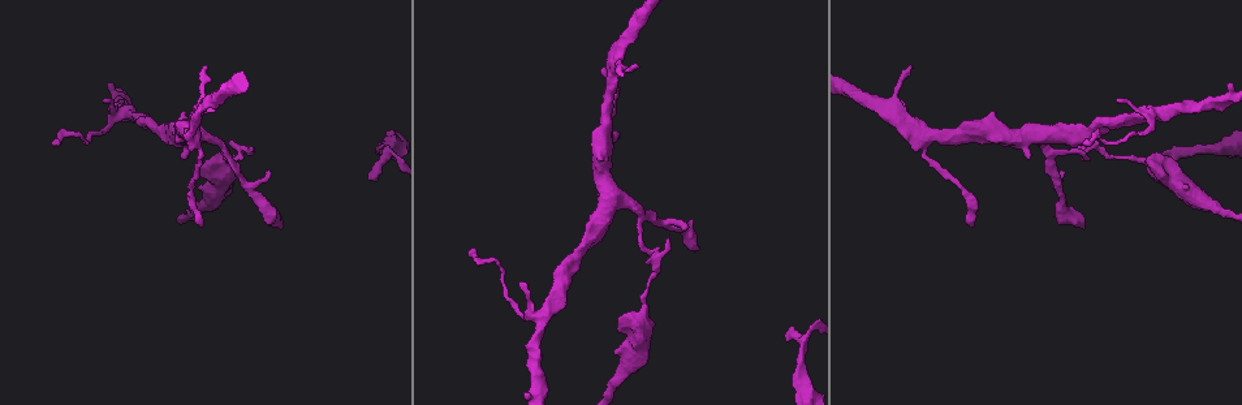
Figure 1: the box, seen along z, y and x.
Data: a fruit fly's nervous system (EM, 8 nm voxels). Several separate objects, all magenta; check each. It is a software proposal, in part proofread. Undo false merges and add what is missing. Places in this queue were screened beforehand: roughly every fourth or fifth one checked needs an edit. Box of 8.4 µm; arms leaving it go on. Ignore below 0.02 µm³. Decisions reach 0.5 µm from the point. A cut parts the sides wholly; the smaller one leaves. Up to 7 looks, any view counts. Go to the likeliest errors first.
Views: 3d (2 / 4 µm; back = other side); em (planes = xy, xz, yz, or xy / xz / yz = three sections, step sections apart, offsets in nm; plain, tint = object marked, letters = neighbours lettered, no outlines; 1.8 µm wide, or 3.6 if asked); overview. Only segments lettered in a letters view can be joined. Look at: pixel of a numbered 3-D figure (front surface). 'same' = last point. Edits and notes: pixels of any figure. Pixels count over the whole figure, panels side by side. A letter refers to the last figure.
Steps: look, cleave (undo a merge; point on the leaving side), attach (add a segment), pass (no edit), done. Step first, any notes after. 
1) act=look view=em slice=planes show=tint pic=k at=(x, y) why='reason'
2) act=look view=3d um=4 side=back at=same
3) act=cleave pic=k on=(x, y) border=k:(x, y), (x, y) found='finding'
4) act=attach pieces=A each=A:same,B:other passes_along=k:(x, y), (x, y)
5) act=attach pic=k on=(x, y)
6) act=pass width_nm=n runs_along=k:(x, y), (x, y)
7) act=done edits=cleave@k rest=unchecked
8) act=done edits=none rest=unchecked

act=look view=3d um=4 pic=1 at=(791, 329) why='an open end'

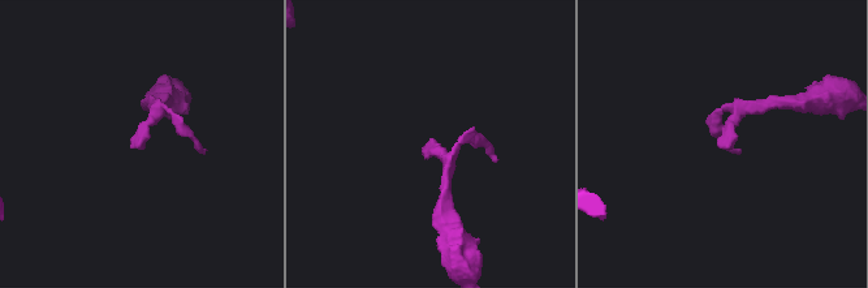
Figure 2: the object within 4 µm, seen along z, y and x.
act=look view=em slice=planes show=letters pic=2 at=(432, 138)

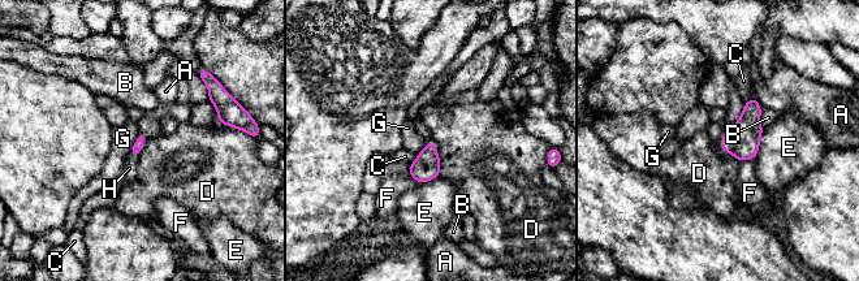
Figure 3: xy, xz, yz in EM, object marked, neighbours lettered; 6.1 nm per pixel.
act=attach pic=3 on=(129, 168) each=A:other,B:other,C:other,D:other,E:other,F:other,G:other,H:same passes_along=3:(137, 147), (136, 152), (129, 168) found='it goes on there'

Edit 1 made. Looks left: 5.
act=look view=overview why='redraw'

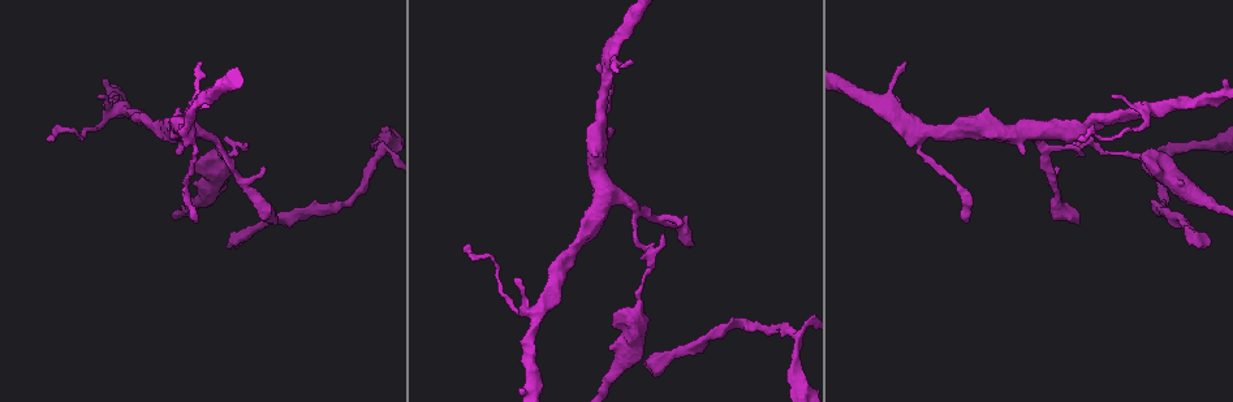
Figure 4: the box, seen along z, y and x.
act=look view=em slice=planes show=letters pic=4 at=(246, 143) why='tapers out'

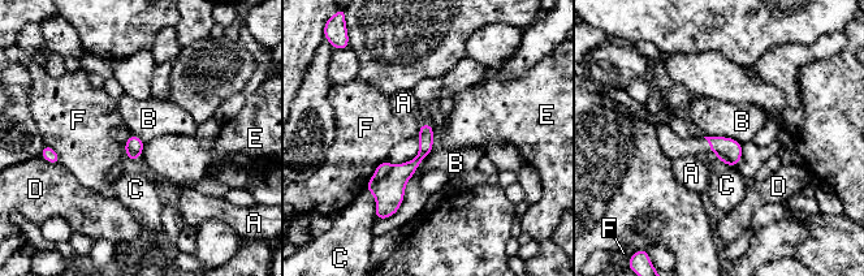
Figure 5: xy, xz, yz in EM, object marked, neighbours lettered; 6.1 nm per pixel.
act=cleave pic=5 on=(389, 192) each=A:other,B:other,C:other,D:other,E:other,F:other border=5:(392, 167), (383, 177), (371, 179) found='two neurons meet here'

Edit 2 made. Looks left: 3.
act=look view=overview

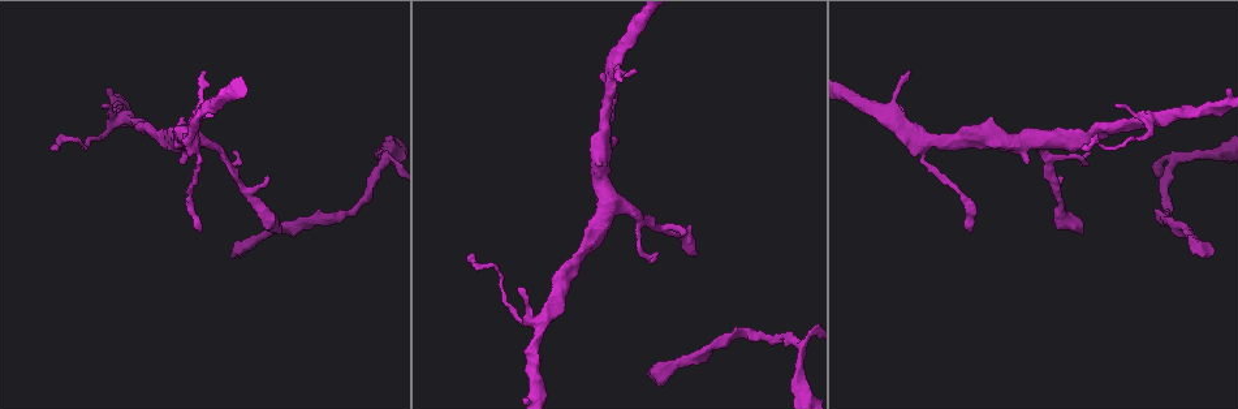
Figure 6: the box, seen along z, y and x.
act=look view=3d um=2 pic=6 at=(540, 320) why='sharp bend'

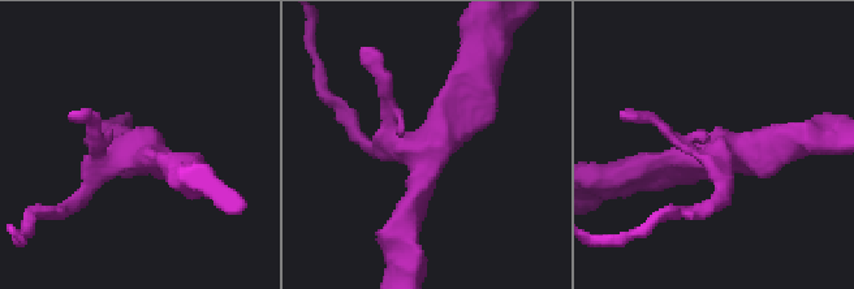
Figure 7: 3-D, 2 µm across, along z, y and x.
act=look view=em slice=xy step=8 show=letters pic=7 at=(135, 149)

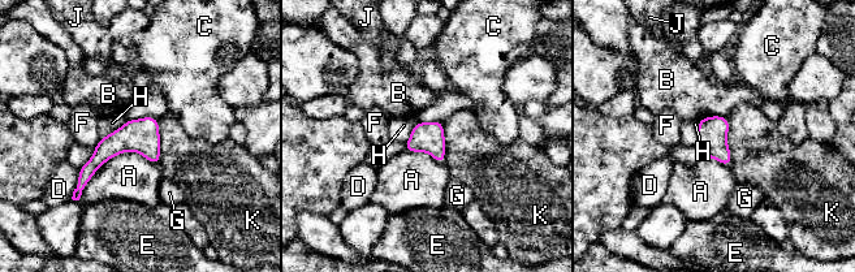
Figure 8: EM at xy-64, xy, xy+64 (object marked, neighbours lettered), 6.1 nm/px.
act=pass each=A:other,B:other,C:other,D:other,E:other,F:other,G:other,H:other,J:other,K:other runs_along=8:(155, 121), (115, 143), (80, 189) found='all the same neuron'

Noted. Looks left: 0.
act=done edits=attach@3,cleave@5 rest=unchecked

